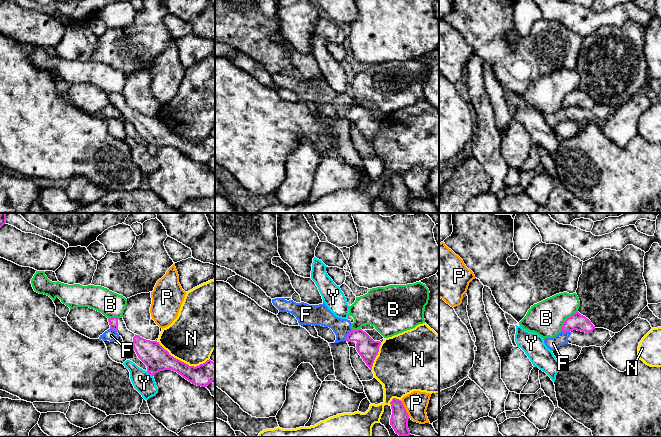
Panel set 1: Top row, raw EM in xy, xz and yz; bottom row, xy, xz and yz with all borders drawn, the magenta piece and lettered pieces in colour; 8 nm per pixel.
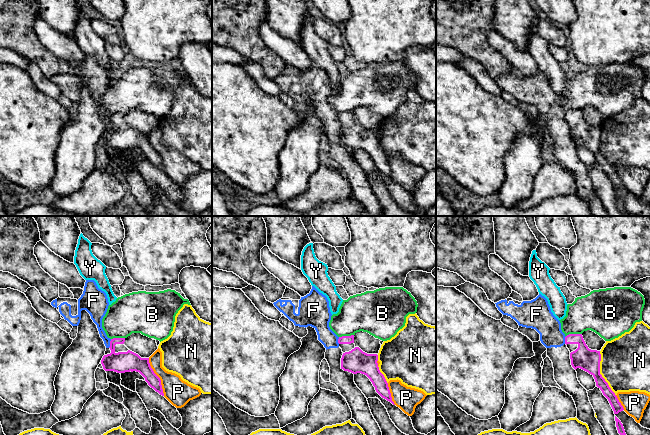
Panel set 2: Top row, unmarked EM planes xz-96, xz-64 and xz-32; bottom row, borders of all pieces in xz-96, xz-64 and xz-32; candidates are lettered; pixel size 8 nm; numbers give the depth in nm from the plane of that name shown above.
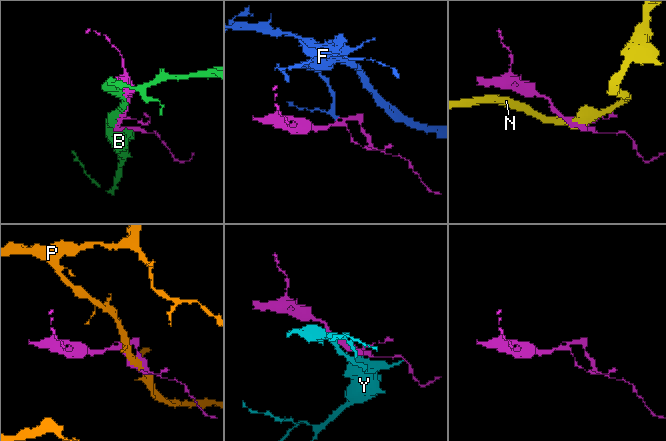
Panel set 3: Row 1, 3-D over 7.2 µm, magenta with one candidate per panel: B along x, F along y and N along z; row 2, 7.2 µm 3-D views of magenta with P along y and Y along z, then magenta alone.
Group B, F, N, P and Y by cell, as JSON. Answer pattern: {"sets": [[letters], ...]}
{"sets": [["B"], ["F"], ["N"], ["P"], ["Y"]]}

